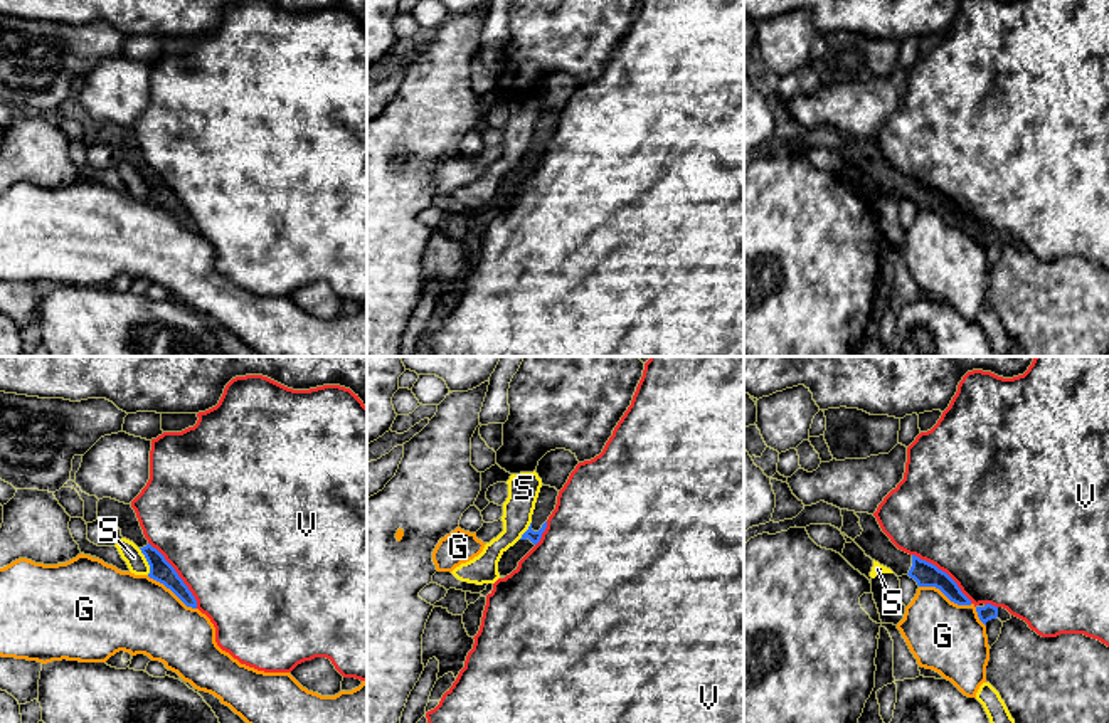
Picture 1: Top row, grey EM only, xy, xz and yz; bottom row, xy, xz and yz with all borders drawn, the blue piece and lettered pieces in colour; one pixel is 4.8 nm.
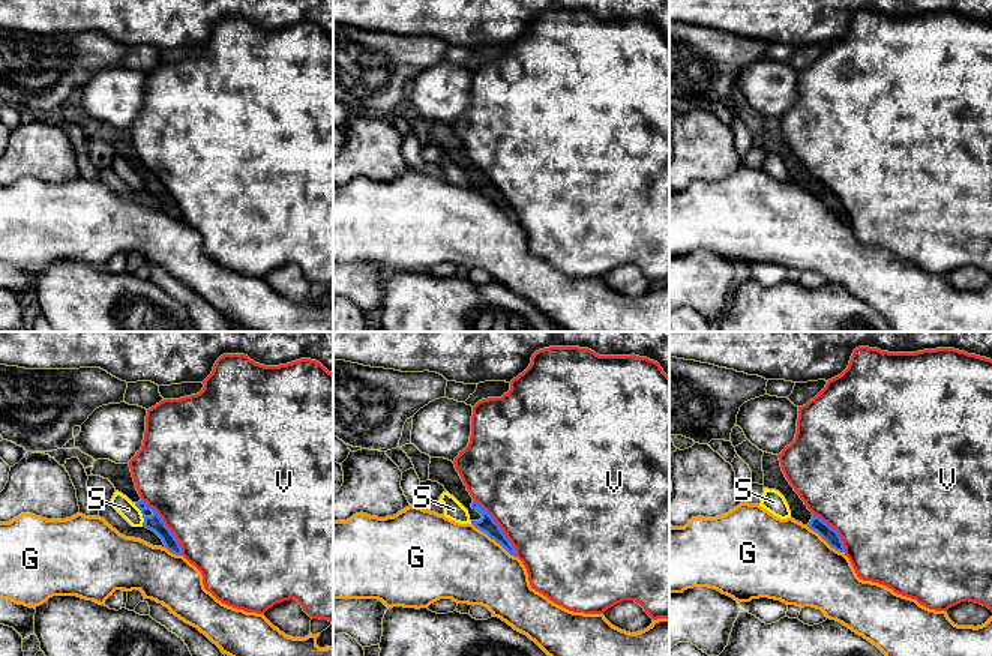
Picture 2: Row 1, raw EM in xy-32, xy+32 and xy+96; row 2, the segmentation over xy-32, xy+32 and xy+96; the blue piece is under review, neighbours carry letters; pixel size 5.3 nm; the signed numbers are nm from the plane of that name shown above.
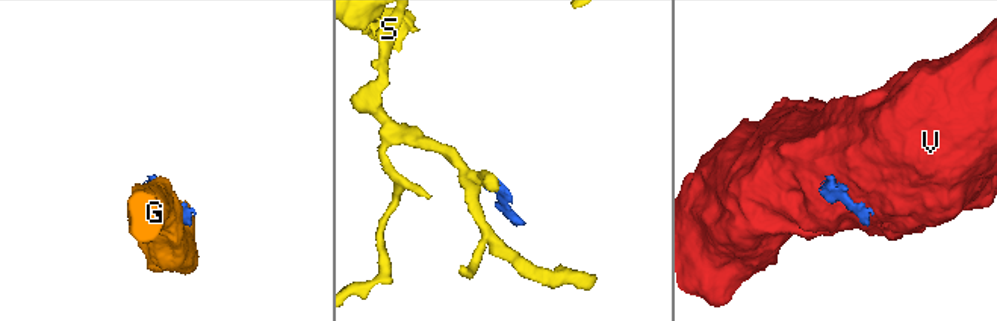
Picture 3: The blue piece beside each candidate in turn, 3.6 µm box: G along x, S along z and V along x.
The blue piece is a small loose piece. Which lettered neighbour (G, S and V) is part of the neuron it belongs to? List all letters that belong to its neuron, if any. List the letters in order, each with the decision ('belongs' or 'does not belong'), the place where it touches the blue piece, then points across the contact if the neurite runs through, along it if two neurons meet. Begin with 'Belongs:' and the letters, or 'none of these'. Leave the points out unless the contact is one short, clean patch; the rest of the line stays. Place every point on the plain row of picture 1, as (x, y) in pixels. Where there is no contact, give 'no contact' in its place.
Belongs: none of these
G: does not belong | yz (946, 219)
S: does not belong | xy (147, 184) | along xy (138, 172), (148, 189), (148, 197)
V: does not belong | xy (177, 199)

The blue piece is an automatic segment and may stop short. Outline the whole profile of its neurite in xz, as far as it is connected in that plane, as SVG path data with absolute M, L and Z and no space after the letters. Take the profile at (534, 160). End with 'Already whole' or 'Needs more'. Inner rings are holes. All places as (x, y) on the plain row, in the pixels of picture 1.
M542 108L528 153L513 170L503 175L498 185L500 200L507 200L517 193L518 185L540 165L547 143L555 133L557 119L559 114L555 111Z. Needs more

